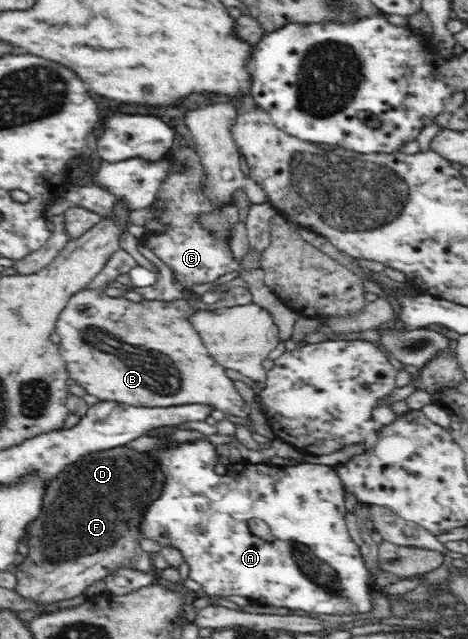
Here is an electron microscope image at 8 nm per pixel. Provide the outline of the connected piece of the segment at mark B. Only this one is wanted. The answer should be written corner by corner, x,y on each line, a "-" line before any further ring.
88,287
78,291
69,298
63,311
58,315
54,329
61,339
58,349
65,361
70,379
83,387
86,394
100,401
143,407
209,404
213,409
225,413
228,418
240,421
249,418
251,408
247,401
239,395
226,370
209,356
199,332
189,322
189,317
195,311
185,299
144,299
137,303
127,298
110,297
102,290

